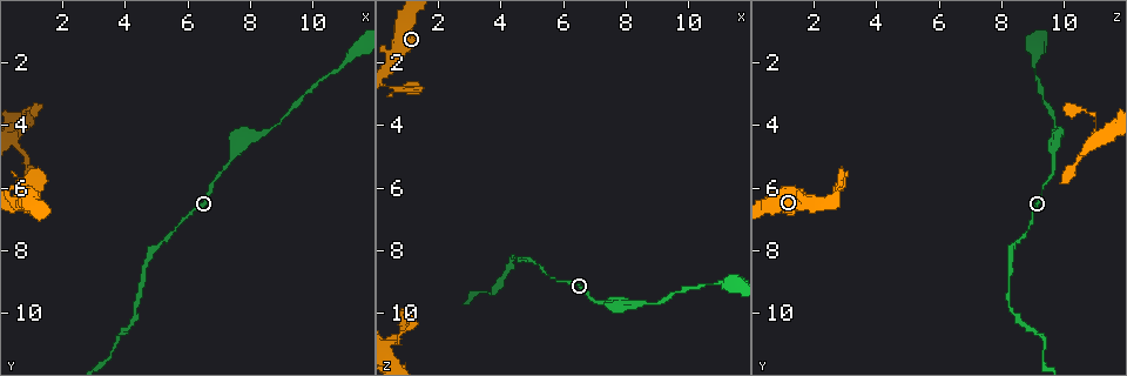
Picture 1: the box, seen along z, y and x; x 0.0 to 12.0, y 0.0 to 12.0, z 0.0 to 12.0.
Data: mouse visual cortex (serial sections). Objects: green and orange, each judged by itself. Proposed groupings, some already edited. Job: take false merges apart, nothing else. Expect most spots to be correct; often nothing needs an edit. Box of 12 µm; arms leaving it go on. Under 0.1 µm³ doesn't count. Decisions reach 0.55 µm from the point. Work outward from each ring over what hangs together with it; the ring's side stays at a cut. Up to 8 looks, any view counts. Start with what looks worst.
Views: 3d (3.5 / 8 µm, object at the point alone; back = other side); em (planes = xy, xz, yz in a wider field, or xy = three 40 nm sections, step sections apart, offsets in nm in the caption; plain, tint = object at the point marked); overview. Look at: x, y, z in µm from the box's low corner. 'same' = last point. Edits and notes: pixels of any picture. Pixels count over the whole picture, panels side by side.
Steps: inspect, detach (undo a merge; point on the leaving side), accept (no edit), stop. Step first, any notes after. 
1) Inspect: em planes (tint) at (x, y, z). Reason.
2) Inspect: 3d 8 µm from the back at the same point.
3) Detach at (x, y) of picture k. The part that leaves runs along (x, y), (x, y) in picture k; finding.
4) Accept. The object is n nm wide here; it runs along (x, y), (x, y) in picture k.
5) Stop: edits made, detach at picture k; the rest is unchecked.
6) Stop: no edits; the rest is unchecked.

Inspect: 3d 3.5 µm at (0.9, 5.9, 2.9). Abrupt turn.

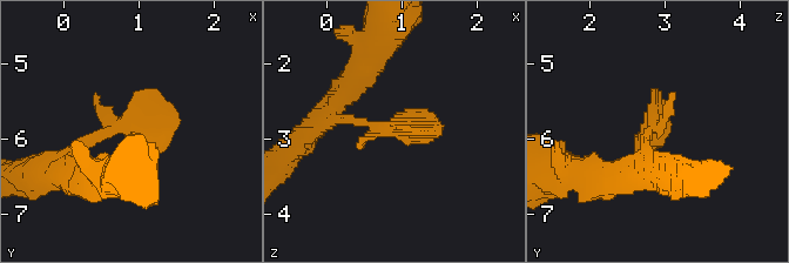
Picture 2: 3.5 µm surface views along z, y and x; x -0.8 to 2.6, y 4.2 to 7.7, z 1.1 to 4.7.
Inspect: em xy step 3 (tint) at (0.80, 5.80, 2.85).

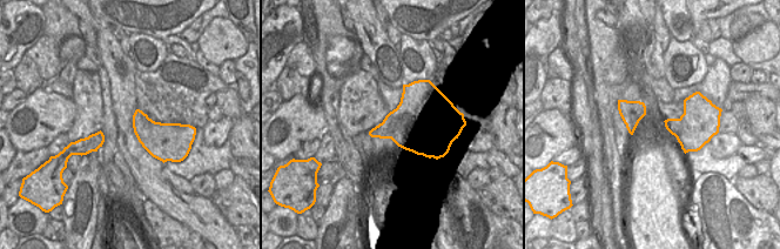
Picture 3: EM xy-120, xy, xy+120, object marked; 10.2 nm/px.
Accept. It runs along (65, 162), (166, 105) in picture 2; continuous, no second cell.

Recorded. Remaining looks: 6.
Inspect: 3d 3.5 µm at (8.4, 4.3, 9.8). Sudden change in width.

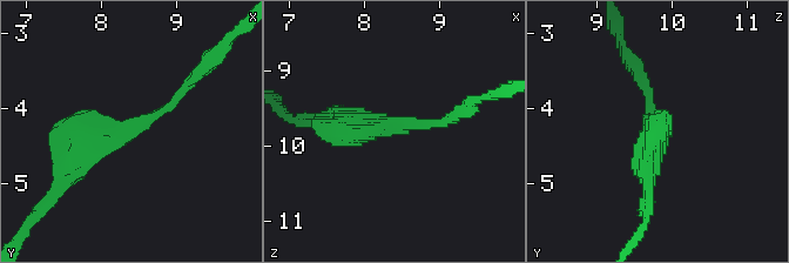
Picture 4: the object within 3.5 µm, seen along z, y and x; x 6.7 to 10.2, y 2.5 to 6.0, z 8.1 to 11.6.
Accept. It runs along (68, 174), (96, 141), (133, 130), (190, 80) in picture 4; one cell here.

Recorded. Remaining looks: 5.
Inspect: 3d 3.5 µm at (11.2, 1.8, 9.2). Calibre changes.

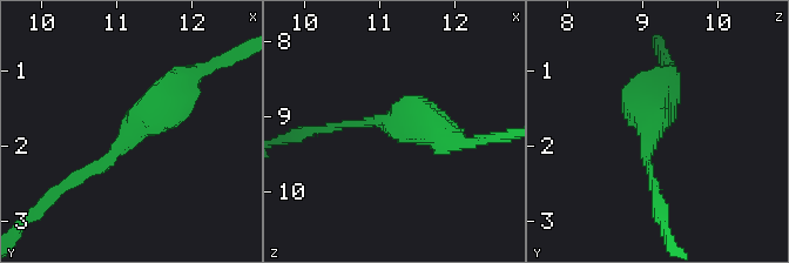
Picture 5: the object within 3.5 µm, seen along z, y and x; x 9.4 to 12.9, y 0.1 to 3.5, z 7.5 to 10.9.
Inspect: em xy step 2 (plain) at (11.15, 1.85, 9.05). The arms are 150, 500 nm wide; need the tissue.

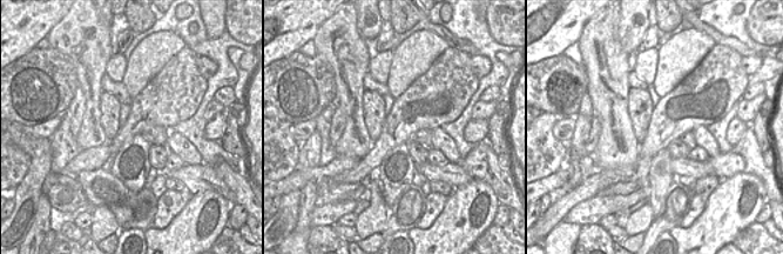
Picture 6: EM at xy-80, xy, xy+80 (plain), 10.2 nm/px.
Inspect: em xy step 2 (tint) at the same point. With the object marked.

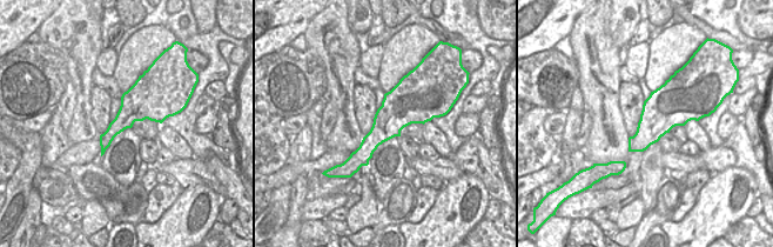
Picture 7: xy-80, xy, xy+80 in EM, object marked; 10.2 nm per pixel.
Accept. It runs along (67, 186), (107, 163), (179, 85) in picture 5; continuous, no second cell.

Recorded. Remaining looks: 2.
Stop: no edits; the rest is unchecked.

